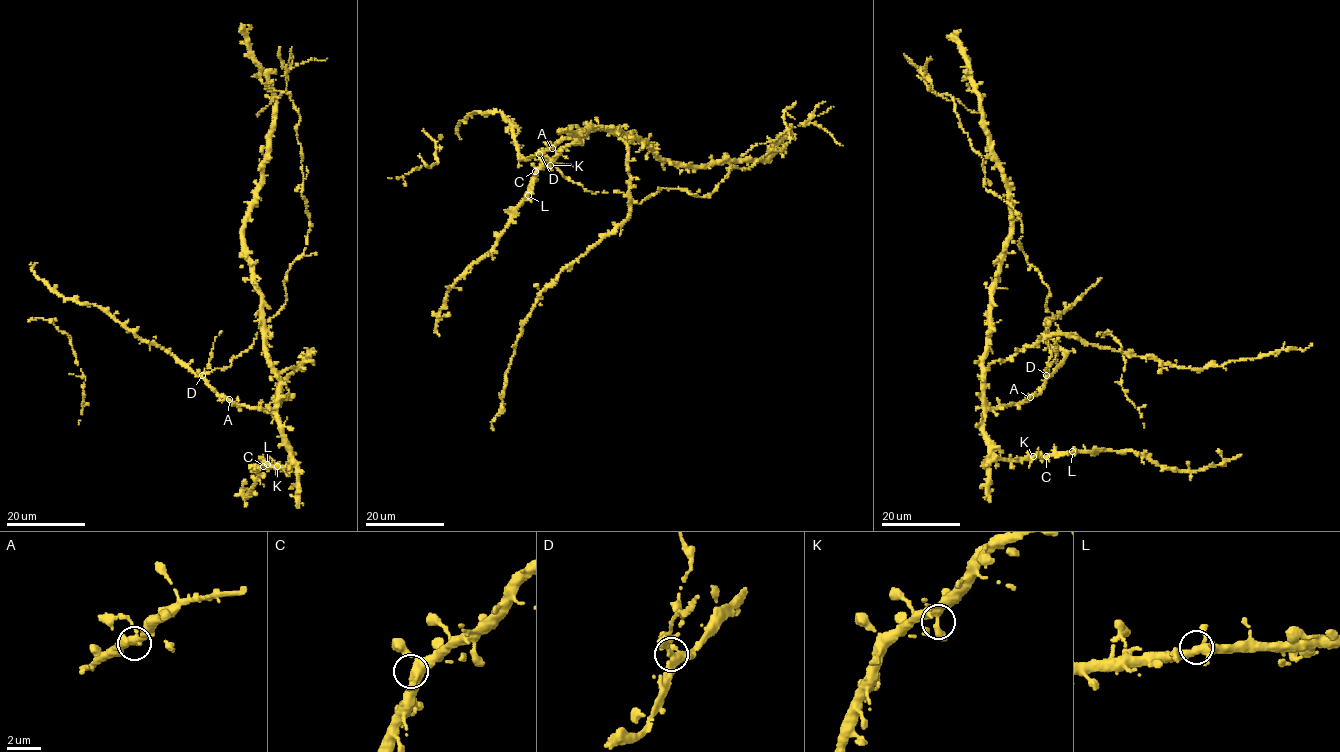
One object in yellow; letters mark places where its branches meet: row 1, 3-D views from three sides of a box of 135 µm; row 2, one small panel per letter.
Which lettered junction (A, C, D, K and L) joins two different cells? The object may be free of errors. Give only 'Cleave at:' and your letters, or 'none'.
Cleave at: D

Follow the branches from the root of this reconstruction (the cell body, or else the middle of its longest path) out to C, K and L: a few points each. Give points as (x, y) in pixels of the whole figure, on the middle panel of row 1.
C: (545, 150), (554, 148), (562, 139), (594, 129), (584, 128), (572, 143), (563, 146), (551, 161), (535, 171)
K: (545, 150), (554, 148), (562, 139), (594, 129), (584, 128), (572, 143), (559, 150), (550, 165)
L: (545, 150), (562, 139), (594, 129), (584, 128), (572, 143), (542, 165), (528, 195)

